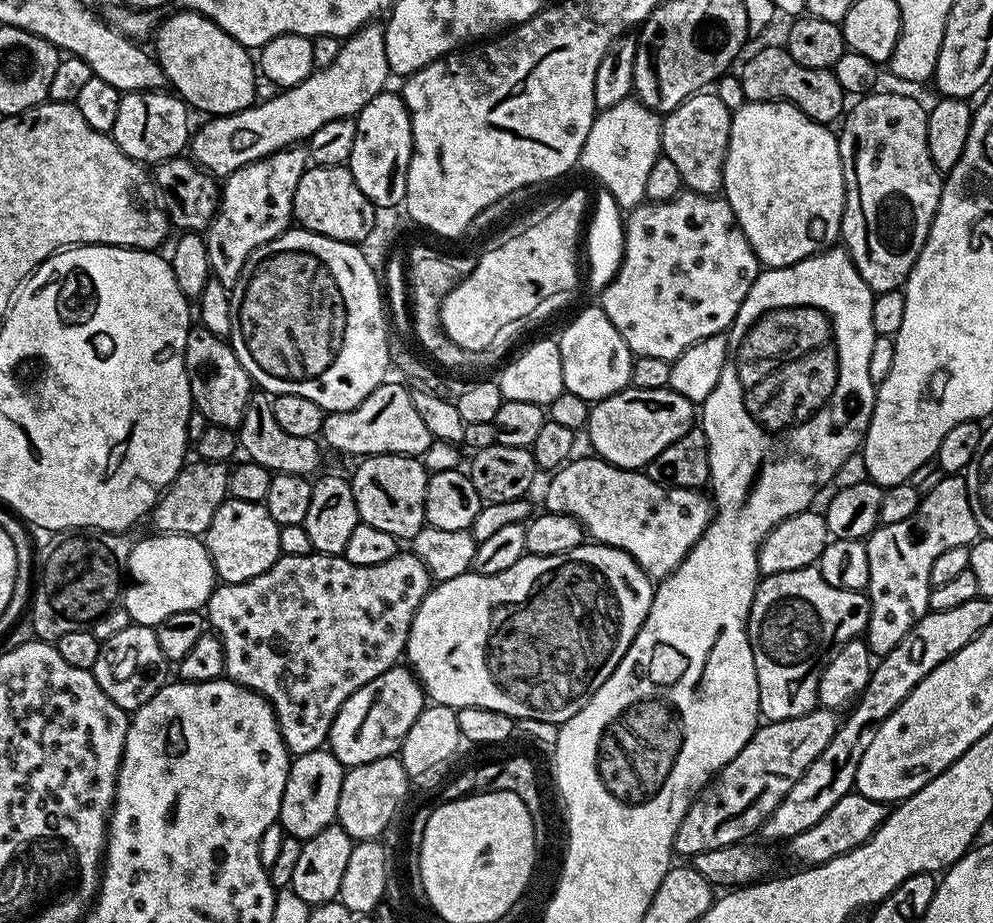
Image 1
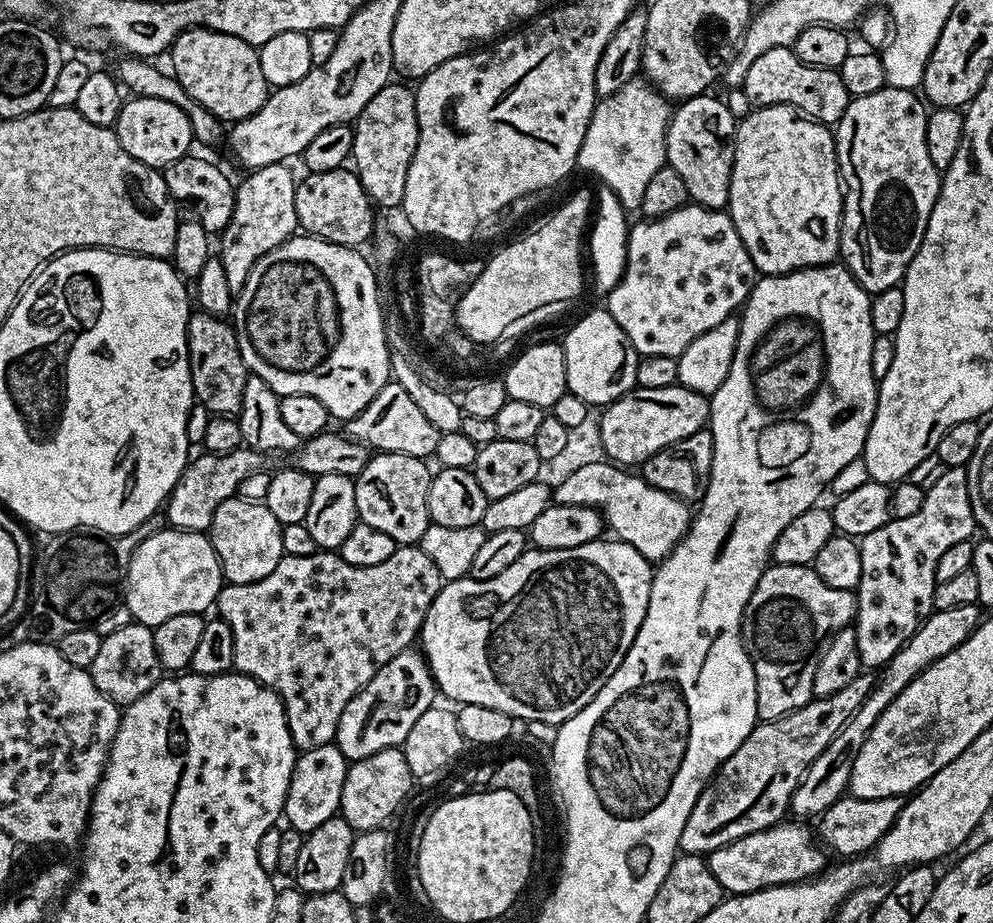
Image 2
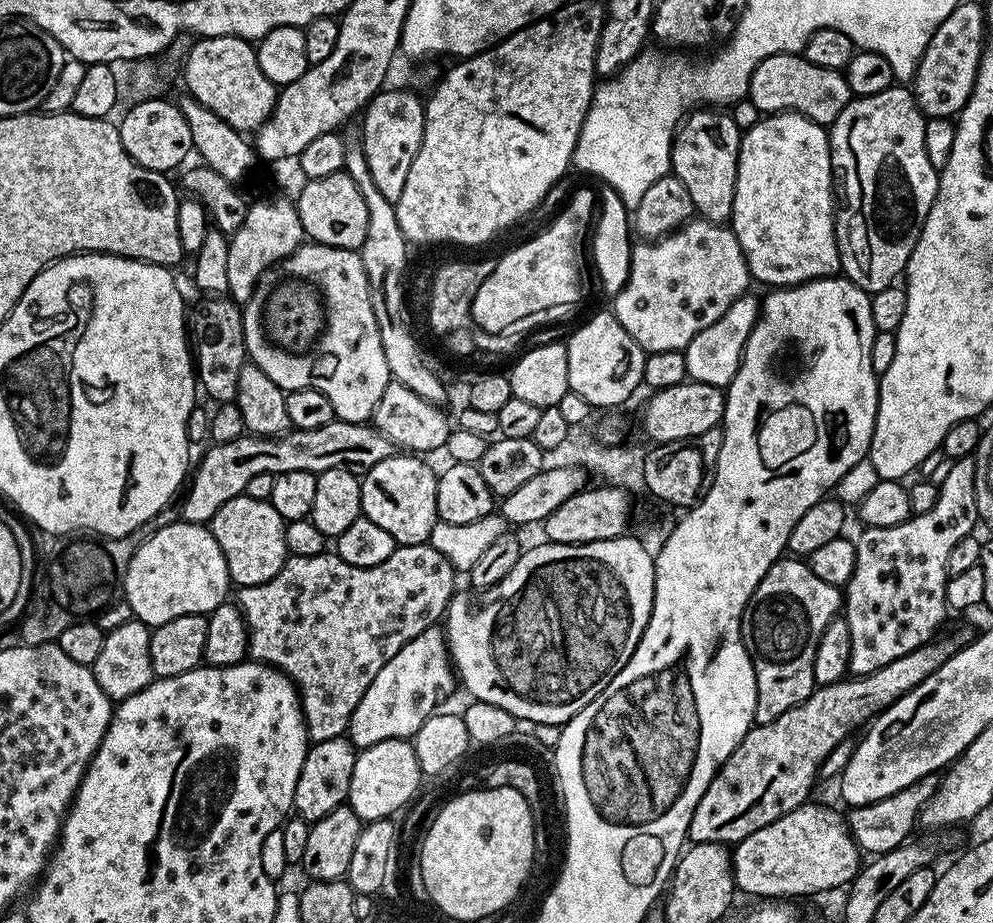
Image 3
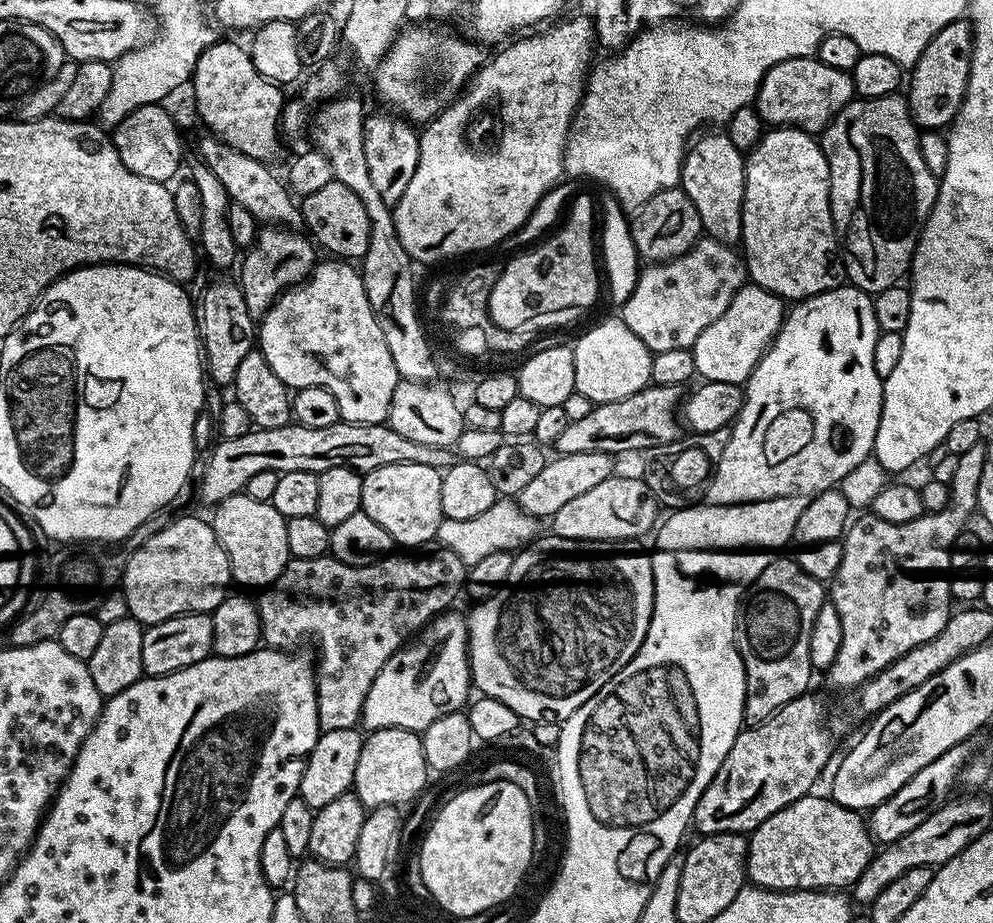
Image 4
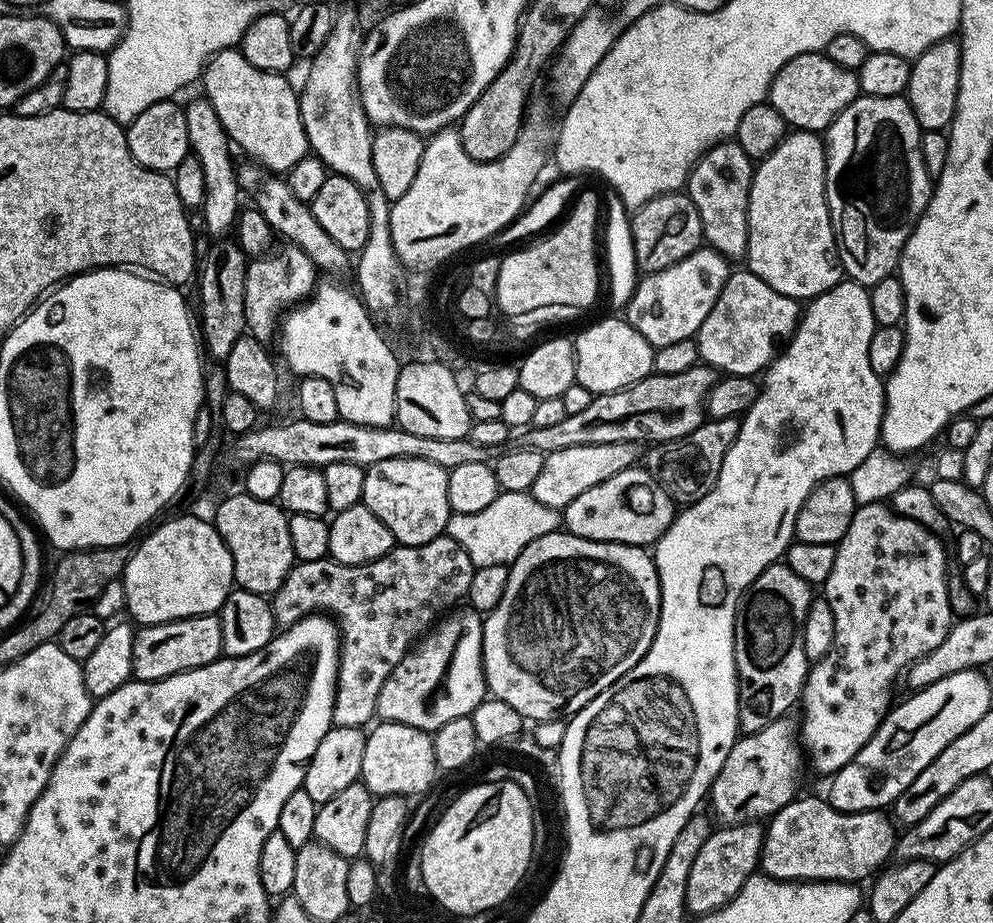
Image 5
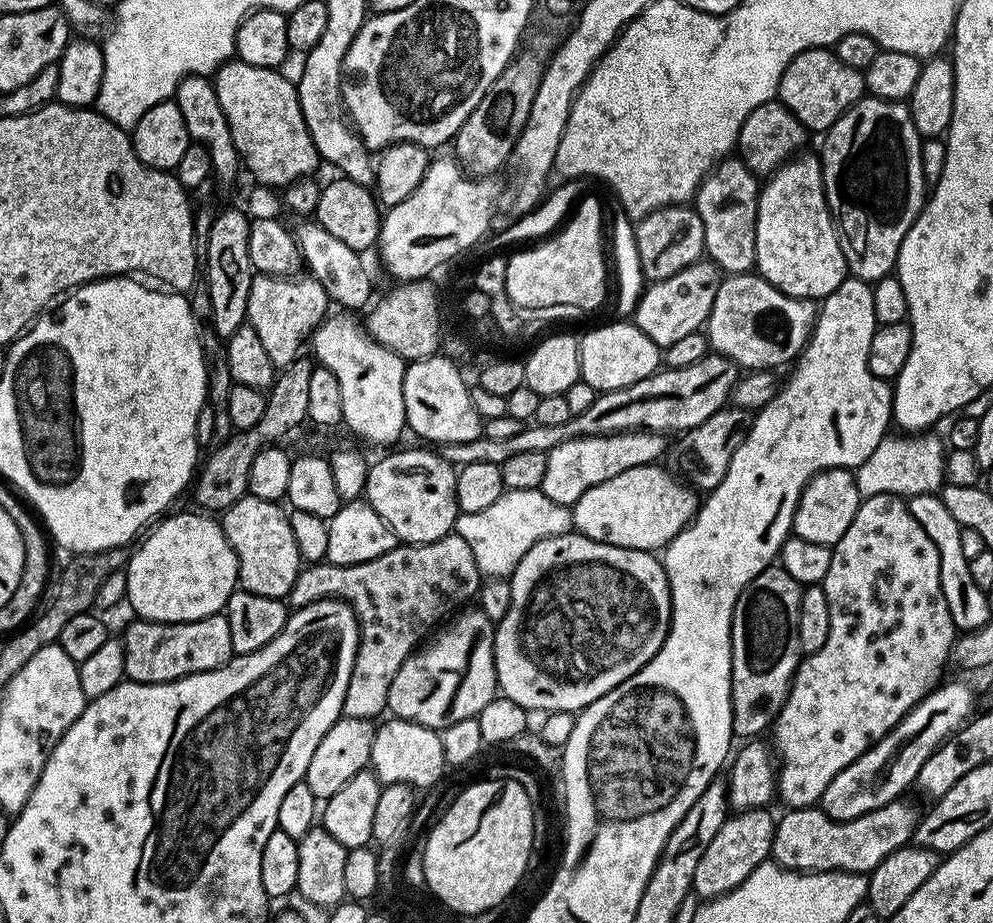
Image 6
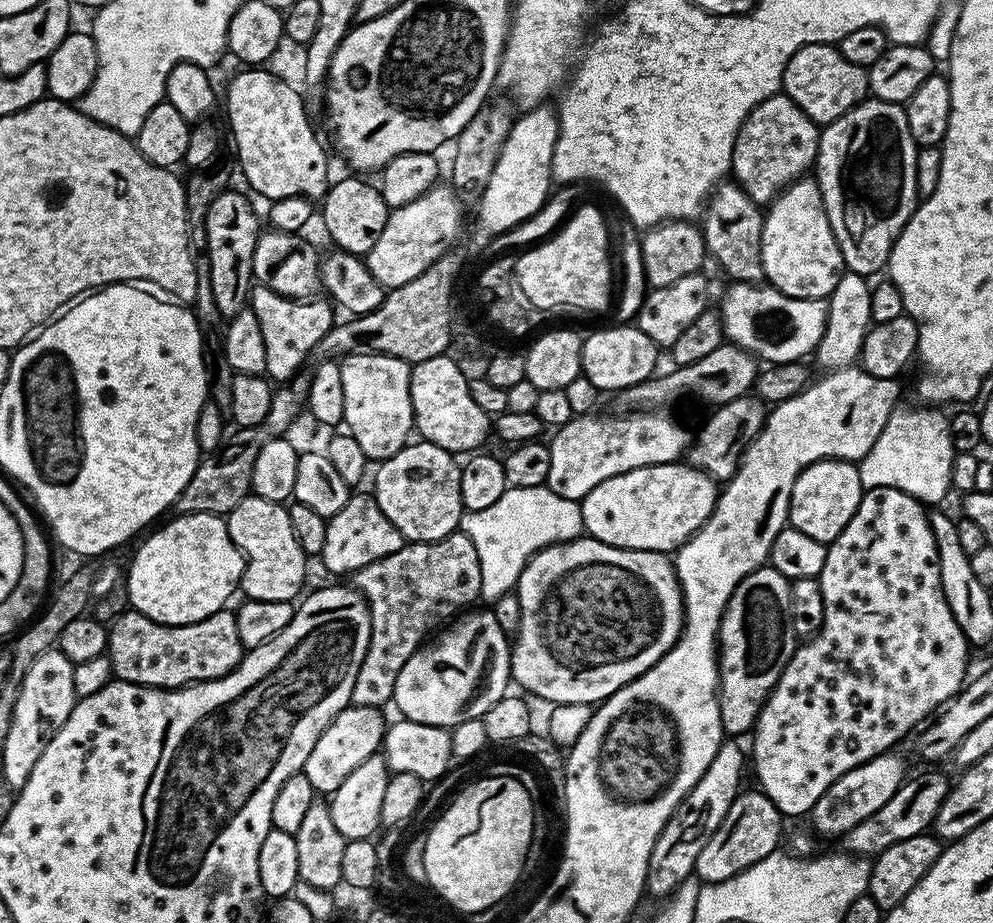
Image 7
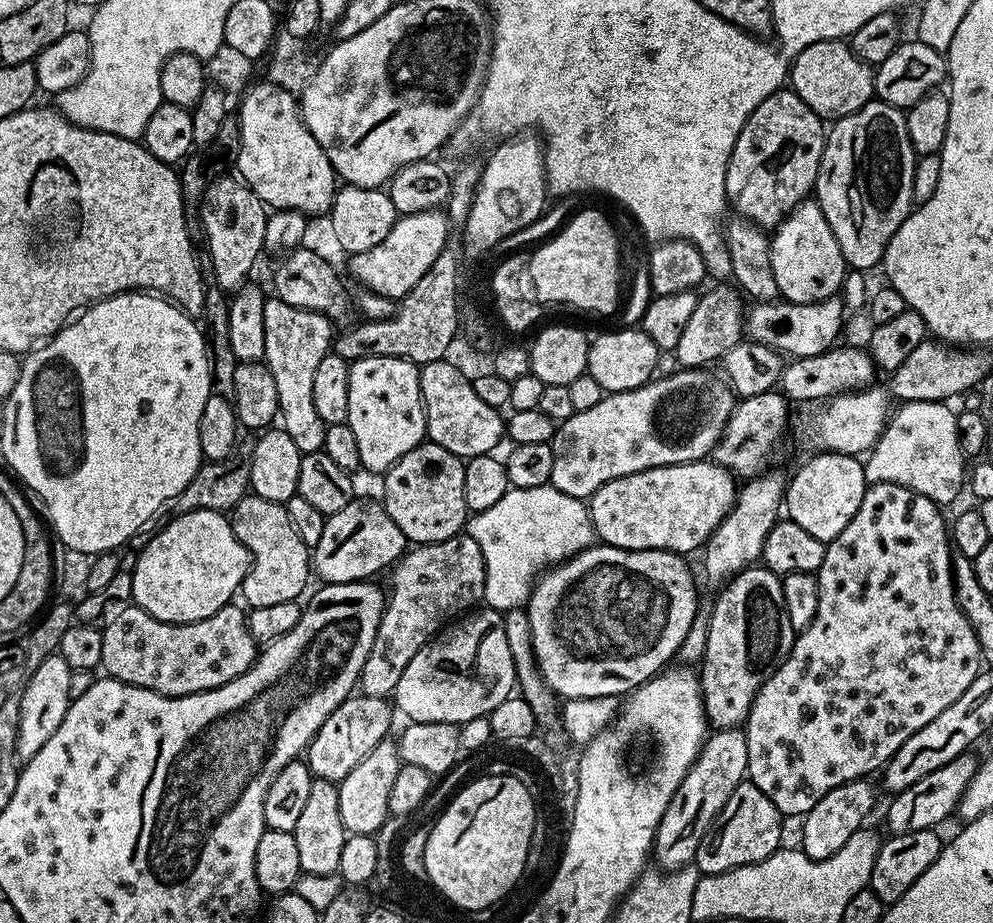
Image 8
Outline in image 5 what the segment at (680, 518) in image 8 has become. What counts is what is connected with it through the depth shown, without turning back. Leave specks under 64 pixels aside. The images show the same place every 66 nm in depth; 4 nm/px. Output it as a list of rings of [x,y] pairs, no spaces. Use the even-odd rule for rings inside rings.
[[[633,466],[622,470],[622,474],[614,474],[614,478],[606,478],[606,482],[598,482],[598,486],[590,486],[574,498],[562,510],[562,524],[567,531],[587,540],[601,540],[611,544],[634,544],[637,546],[652,546],[660,539],[661,534],[672,525],[676,519],[678,508],[674,503],[667,487],[659,484],[647,468]]]

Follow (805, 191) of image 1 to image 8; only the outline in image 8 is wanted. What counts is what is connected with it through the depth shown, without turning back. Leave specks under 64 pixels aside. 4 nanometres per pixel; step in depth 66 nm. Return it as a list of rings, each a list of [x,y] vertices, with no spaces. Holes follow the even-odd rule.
[[[809,198],[771,233],[770,266],[774,266],[774,282],[778,282],[780,296],[789,304],[809,304],[837,295],[843,289],[846,265],[840,252],[838,238],[826,222],[820,205]]]

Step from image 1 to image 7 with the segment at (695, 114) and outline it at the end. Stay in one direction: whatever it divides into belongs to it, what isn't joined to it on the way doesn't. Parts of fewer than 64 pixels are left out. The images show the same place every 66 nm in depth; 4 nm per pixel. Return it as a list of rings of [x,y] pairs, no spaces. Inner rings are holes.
[[[724,182],[713,191],[702,213],[702,231],[704,233],[704,247],[707,255],[712,256],[720,263],[720,268],[732,282],[759,285],[764,280],[764,267],[762,266],[762,226],[764,225],[764,212],[761,205],[754,203],[750,194],[735,182]]]

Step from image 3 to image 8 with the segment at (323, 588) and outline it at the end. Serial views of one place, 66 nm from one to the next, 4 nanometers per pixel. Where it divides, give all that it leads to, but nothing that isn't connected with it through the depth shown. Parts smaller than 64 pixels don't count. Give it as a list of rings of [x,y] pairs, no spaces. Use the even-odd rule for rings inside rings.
[[[467,534],[409,547],[396,561],[390,575],[392,592],[390,588],[378,634],[366,658],[366,666],[362,666],[358,685],[359,691],[366,696],[391,697],[398,686],[398,678],[402,678],[402,670],[410,666],[410,658],[414,658],[414,654],[418,654],[418,650],[422,650],[422,646],[445,625],[475,609],[484,599],[486,570],[482,550]]]

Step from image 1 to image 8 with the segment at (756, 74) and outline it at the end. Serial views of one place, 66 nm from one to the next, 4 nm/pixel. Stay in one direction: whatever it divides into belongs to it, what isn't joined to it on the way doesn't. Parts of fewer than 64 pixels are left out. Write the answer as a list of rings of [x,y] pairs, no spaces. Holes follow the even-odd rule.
[[[847,39],[823,40],[807,44],[802,51],[795,53],[790,64],[790,88],[821,120],[835,122],[862,110],[862,106],[874,99],[876,73],[873,65],[862,62],[862,58],[854,54]]]

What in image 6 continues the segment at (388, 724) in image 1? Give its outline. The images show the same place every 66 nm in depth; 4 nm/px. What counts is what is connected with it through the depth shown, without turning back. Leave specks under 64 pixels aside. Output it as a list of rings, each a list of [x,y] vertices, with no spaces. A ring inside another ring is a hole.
[[[479,610],[463,612],[452,618],[457,620],[449,619],[427,643],[417,647],[406,662],[402,662],[402,670],[398,670],[394,682],[390,682],[387,711],[393,717],[443,730],[454,722],[479,716],[497,695],[494,622]]]

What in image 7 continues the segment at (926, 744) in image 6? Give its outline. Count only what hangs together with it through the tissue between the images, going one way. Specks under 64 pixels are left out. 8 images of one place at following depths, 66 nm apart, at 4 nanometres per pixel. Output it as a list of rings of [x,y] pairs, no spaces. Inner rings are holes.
[[[896,750],[883,752],[880,756],[870,758],[870,762],[850,770],[850,774],[842,774],[842,778],[838,778],[838,782],[834,782],[834,786],[830,786],[830,790],[826,790],[826,794],[822,794],[818,802],[814,802],[810,813],[811,827],[821,837],[843,838],[850,830],[854,830],[854,826],[858,826],[858,822],[866,822],[866,818],[870,818],[874,810],[882,810],[882,806],[886,806],[886,802],[894,798],[906,779],[904,760],[898,753]]]

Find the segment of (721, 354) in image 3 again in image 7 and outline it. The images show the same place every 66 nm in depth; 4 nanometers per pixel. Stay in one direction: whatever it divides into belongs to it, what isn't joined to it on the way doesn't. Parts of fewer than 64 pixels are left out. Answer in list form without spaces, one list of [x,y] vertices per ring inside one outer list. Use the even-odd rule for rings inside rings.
[[[732,282],[727,286],[724,301],[718,307],[724,335],[731,343],[752,353],[757,361],[769,365],[794,364],[811,357],[820,347],[828,329],[828,300],[790,298],[777,288],[743,282]]]

